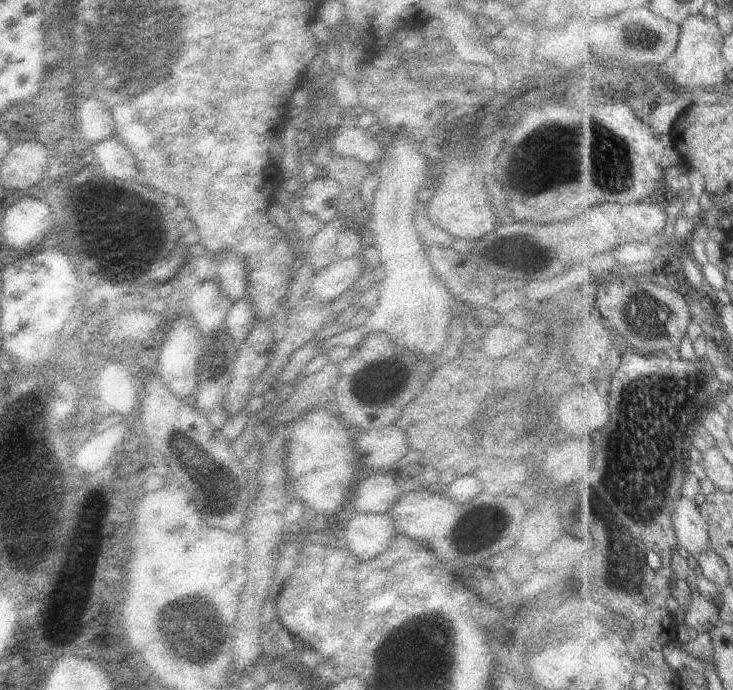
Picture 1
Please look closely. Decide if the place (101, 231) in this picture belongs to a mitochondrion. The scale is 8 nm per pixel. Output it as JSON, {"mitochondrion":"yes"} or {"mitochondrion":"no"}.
{"mitochondrion":"yes"}

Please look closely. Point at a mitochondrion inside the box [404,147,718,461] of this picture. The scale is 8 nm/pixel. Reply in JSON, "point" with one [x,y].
{"point":[648,317]}

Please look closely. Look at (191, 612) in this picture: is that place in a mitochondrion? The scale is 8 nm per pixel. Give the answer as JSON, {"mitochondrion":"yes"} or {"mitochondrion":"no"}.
{"mitochondrion":"yes"}

